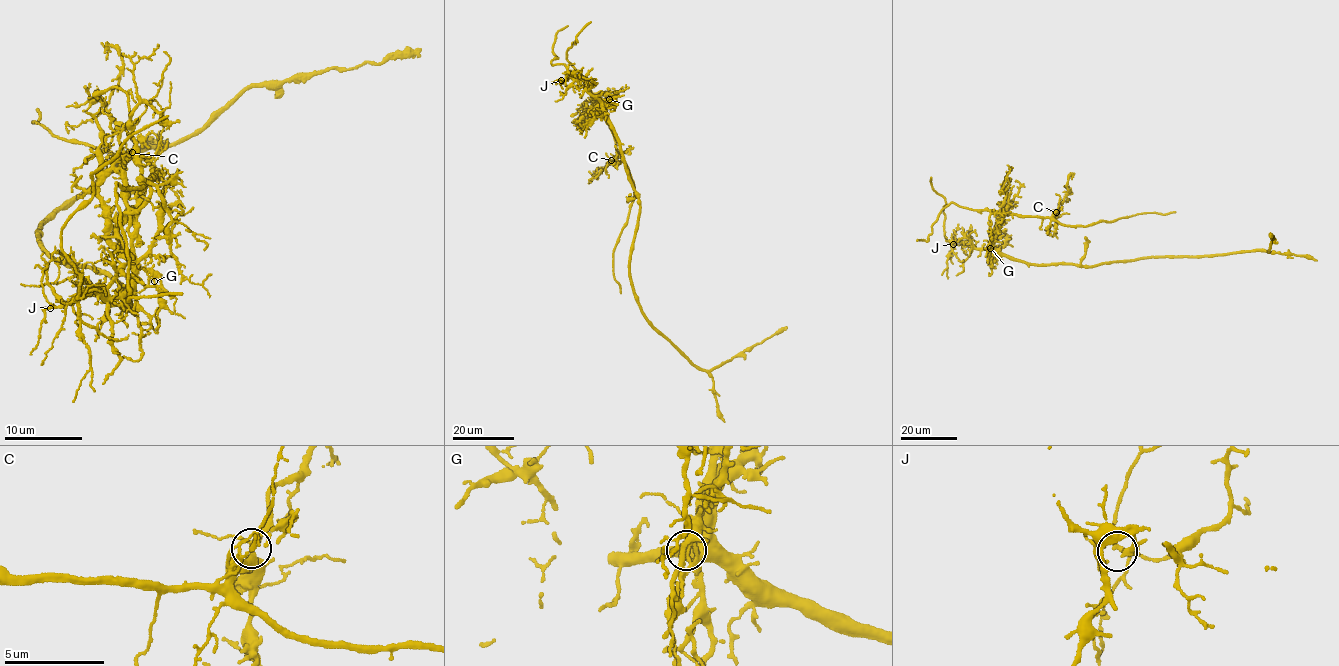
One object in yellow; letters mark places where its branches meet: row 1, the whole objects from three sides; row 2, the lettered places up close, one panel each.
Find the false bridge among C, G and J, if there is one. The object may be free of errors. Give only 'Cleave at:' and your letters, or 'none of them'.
Cleave at: G

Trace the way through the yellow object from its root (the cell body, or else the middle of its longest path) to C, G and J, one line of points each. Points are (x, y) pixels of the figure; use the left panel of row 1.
C: (127, 289), (123, 300), (132, 311), (132, 220), (137, 192), (157, 172), (132, 152)
G: (127, 289), (123, 300), (132, 311), (129, 299), (135, 282), (154, 285), (155, 282)
J: (127, 289), (123, 300), (132, 311), (129, 288), (99, 299), (91, 290), (82, 292), (50, 308)

